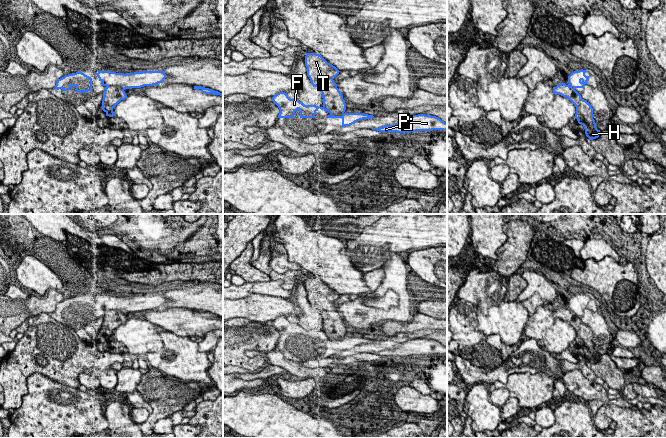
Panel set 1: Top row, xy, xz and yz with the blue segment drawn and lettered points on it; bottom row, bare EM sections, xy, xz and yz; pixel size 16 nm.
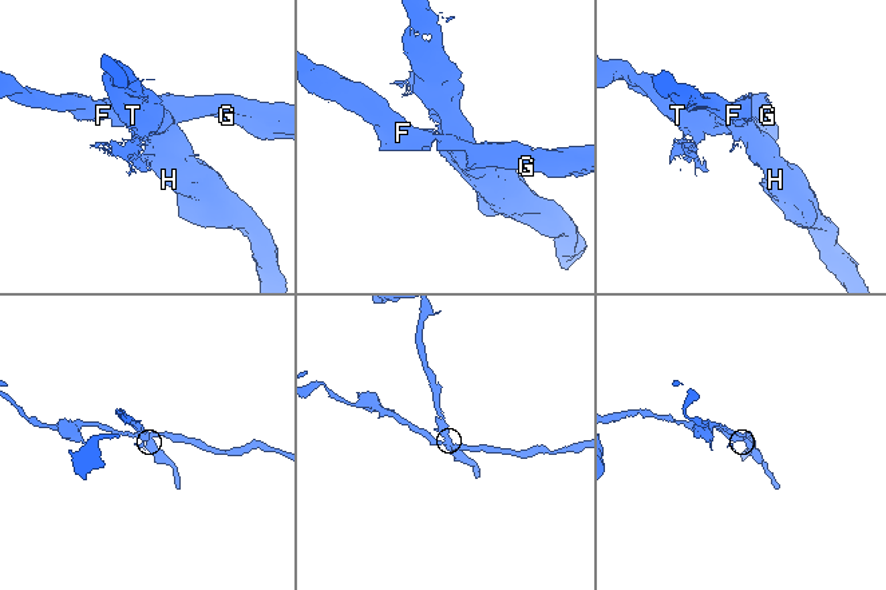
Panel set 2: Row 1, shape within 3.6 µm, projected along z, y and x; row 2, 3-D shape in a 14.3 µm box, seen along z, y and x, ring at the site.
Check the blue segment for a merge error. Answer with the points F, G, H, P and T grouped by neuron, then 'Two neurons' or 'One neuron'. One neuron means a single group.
Groups: F G P / H T. Two neurons

